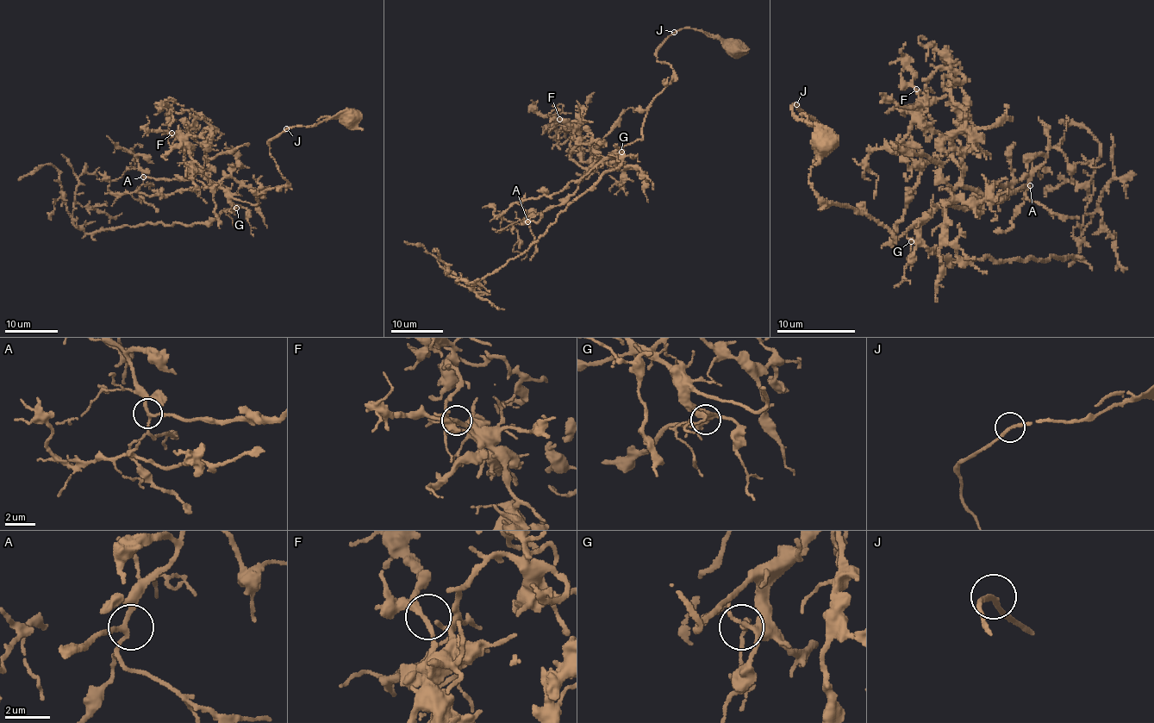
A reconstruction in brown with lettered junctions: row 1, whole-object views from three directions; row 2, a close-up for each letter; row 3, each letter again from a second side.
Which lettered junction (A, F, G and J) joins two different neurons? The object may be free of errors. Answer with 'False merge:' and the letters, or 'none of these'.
False merge: none of these

